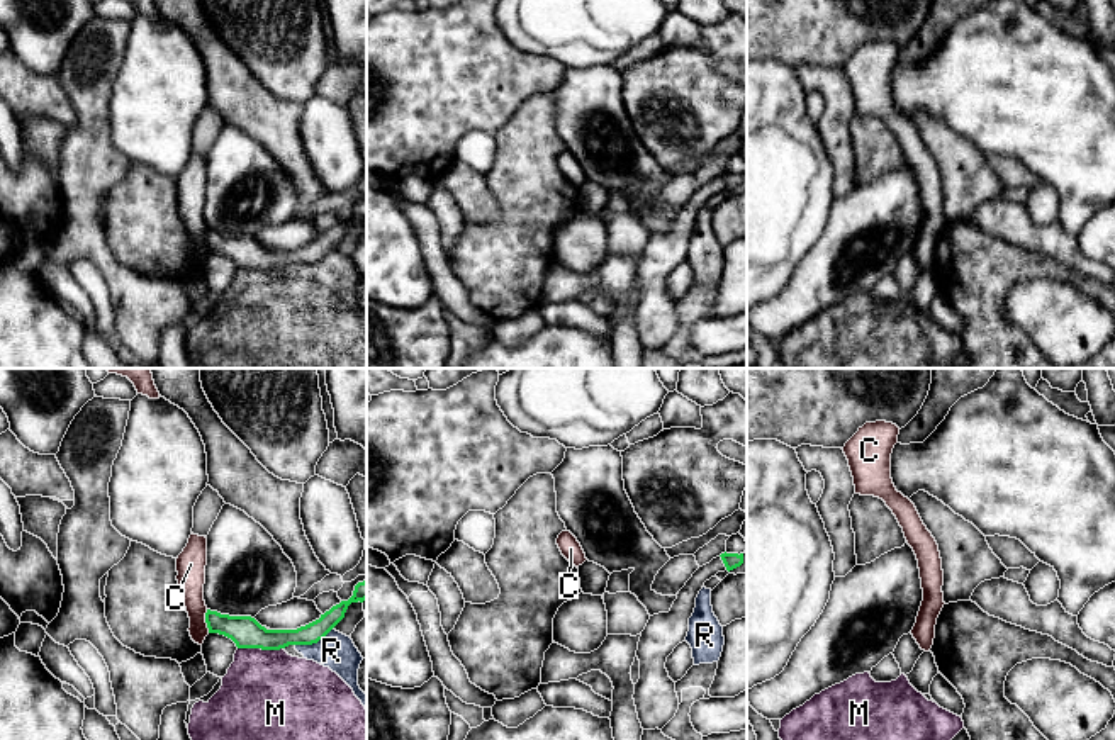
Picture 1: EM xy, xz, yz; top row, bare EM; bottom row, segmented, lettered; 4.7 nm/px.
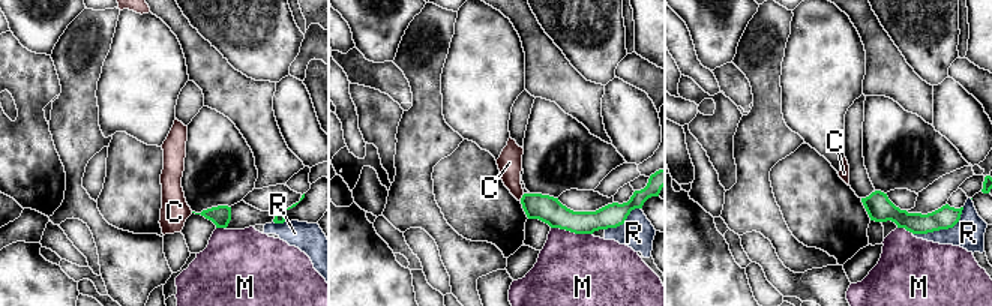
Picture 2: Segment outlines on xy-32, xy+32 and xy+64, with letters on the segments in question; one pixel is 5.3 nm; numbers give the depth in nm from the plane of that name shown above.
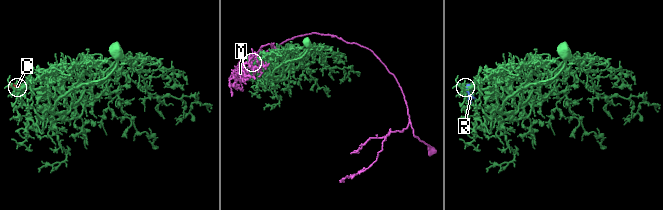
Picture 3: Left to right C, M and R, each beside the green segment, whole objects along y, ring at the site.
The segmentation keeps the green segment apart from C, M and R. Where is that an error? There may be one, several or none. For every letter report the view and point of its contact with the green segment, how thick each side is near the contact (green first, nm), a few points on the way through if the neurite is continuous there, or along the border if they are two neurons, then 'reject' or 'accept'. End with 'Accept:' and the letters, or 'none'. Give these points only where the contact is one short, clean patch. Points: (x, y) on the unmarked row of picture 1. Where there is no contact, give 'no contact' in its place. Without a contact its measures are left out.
C: xy (206, 241) | 150/130 nm | along xy (206, 229), (206, 246), (209, 252) | reject
M: xy (260, 267) | 150/460 nm | reject
R: xy (313, 262) | 100/170 nm | reject
Accept: none

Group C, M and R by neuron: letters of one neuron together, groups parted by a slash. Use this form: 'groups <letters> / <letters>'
groups C / M R

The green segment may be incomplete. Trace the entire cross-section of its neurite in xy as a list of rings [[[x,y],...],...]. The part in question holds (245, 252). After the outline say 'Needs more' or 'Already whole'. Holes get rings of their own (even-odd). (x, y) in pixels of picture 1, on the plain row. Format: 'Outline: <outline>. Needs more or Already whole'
Outline: [[[367,200],[355,205],[353,216],[341,221],[319,239],[297,249],[266,249],[251,236],[229,236],[207,229],[209,253],[231,258],[238,268],[280,270],[289,265],[312,265],[322,260],[343,238],[351,222],[367,219]]]. Already whole

